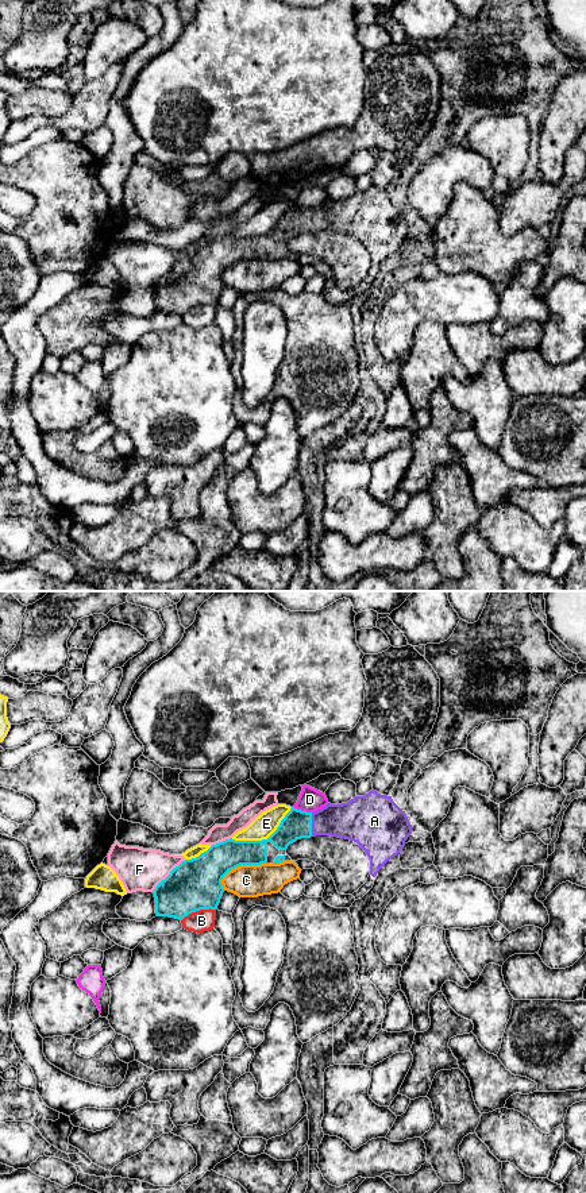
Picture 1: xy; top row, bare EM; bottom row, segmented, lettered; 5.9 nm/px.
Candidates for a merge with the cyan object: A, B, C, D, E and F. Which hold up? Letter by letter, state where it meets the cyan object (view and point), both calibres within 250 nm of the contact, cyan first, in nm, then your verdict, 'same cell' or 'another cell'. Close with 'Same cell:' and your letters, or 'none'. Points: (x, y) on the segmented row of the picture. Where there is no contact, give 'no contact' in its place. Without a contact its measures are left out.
A: contact xy (311, 825); calibres 170 and 220 nm; same cell
B: contact xy (197, 910); calibres 300 and 130 nm; another cell
C: contact xy (238, 865); calibres 280 and 190 nm; another cell
D: contact xy (303, 811); calibres 170 and 140 nm; another cell
E: contact xy (263, 840); calibres 180 and 140 nm; another cell
F: contact xy (169, 875); calibres 300 and 260 nm; another cell
Same cell: A

